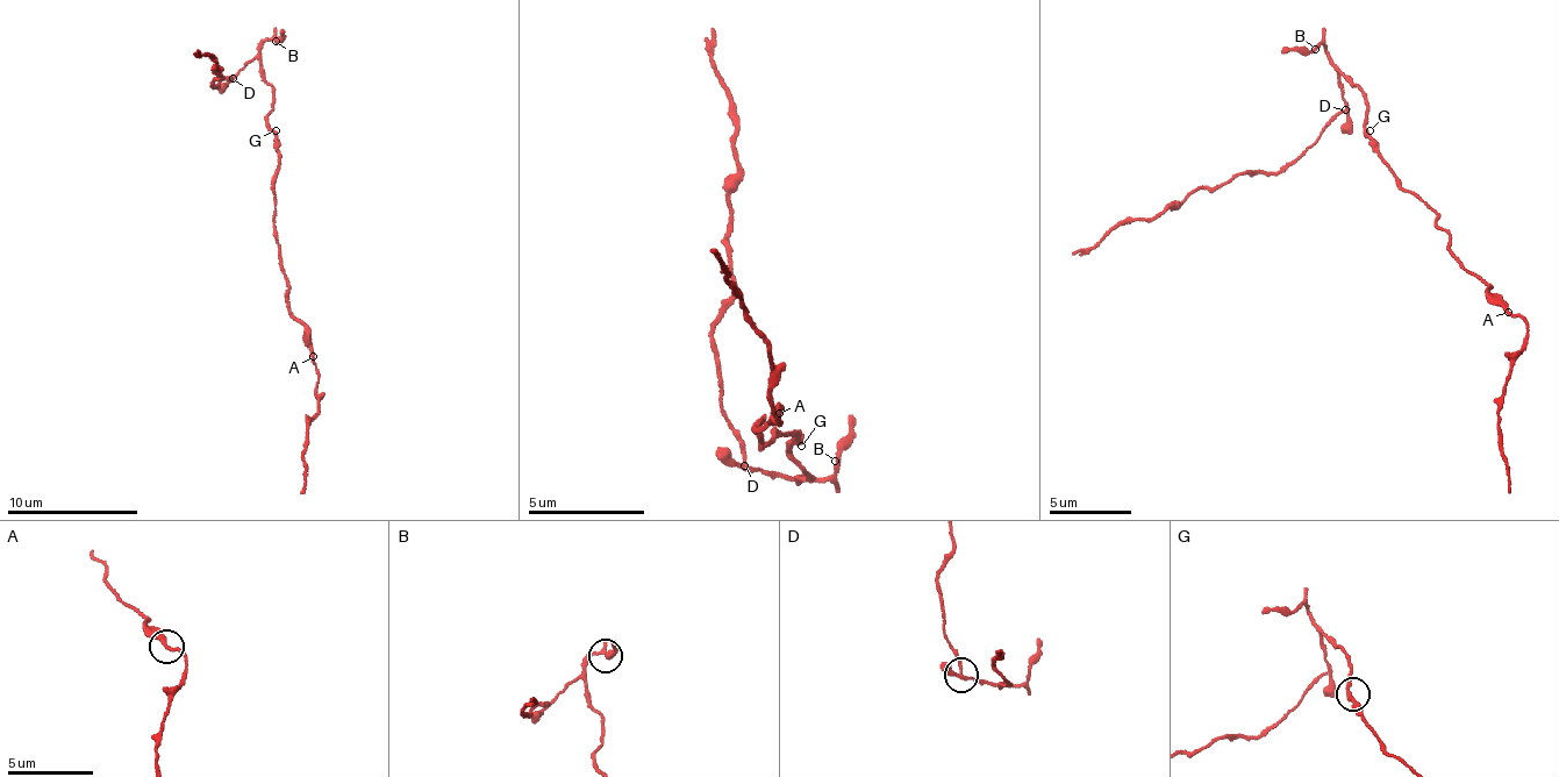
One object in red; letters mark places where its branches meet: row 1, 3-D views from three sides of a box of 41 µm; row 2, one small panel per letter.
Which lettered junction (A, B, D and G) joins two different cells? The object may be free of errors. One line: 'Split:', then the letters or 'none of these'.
Split: D

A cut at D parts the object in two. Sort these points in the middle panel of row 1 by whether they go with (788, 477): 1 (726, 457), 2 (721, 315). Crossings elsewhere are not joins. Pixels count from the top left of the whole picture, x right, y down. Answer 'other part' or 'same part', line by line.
1: same part
2: other part

